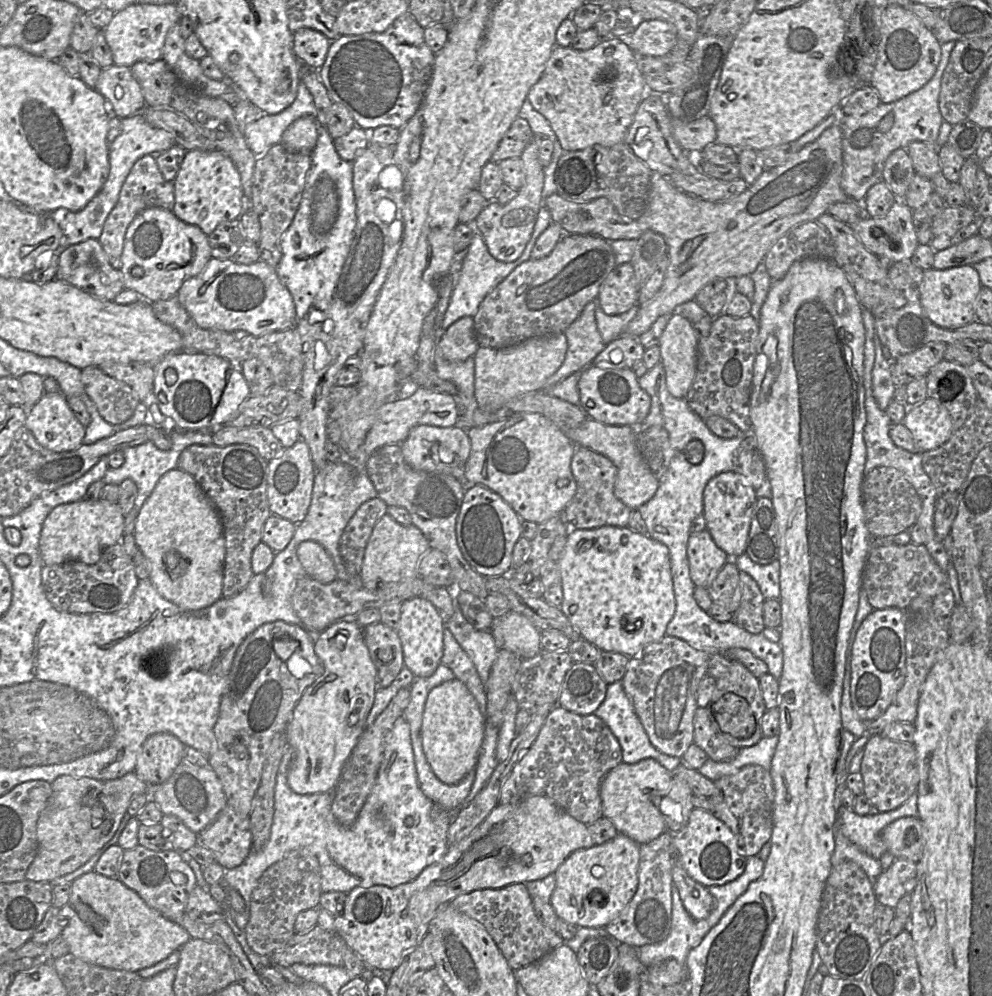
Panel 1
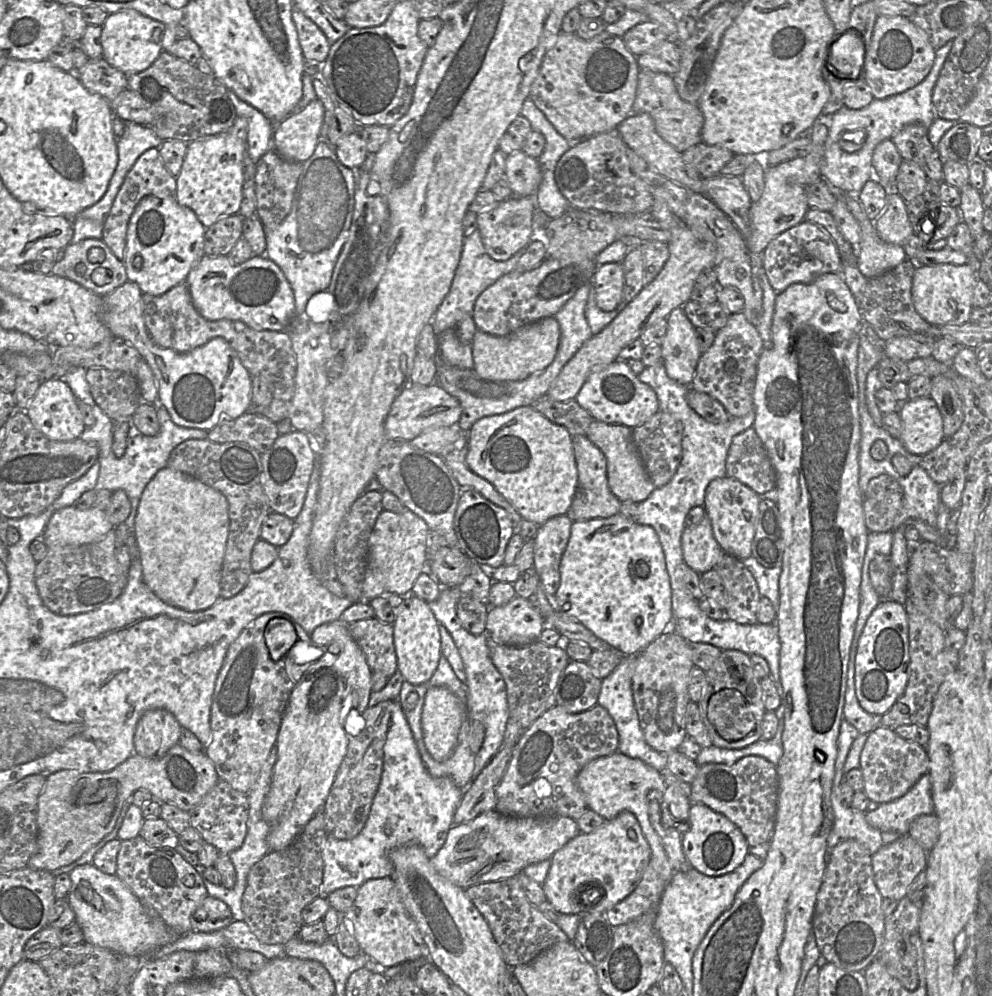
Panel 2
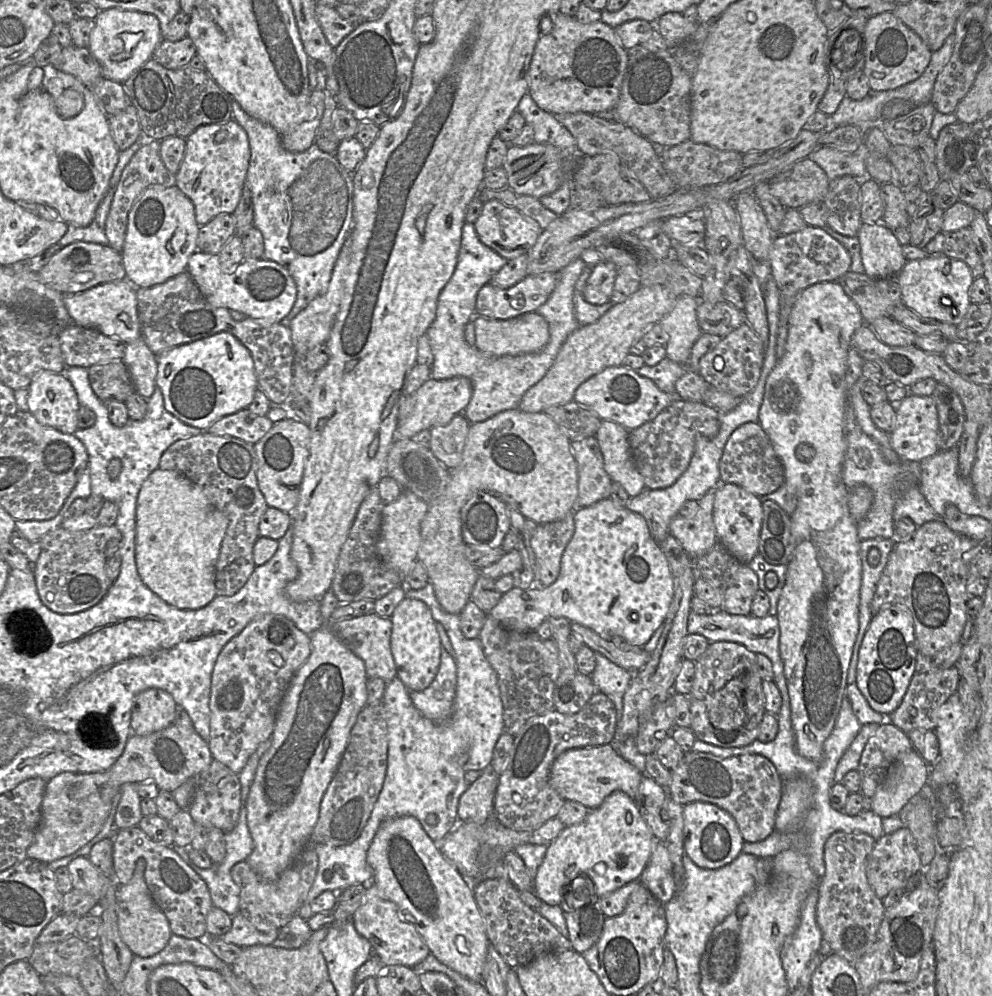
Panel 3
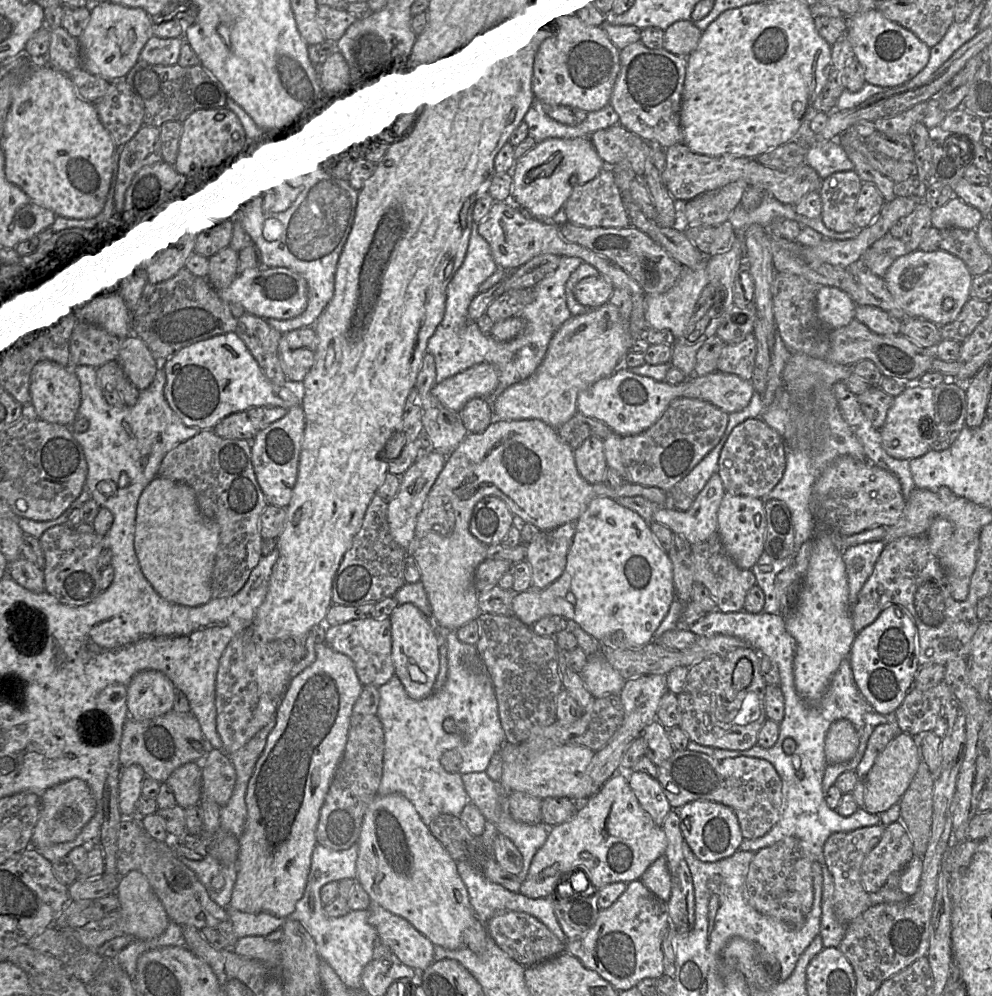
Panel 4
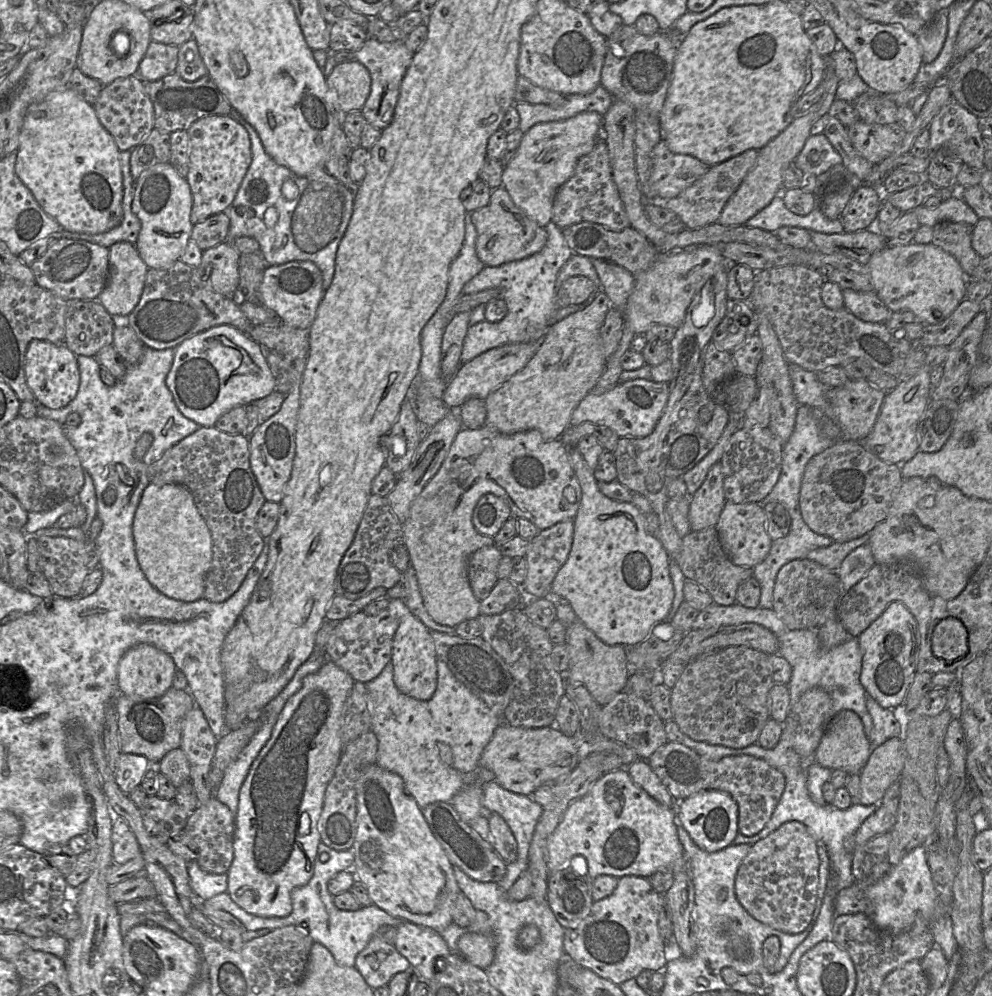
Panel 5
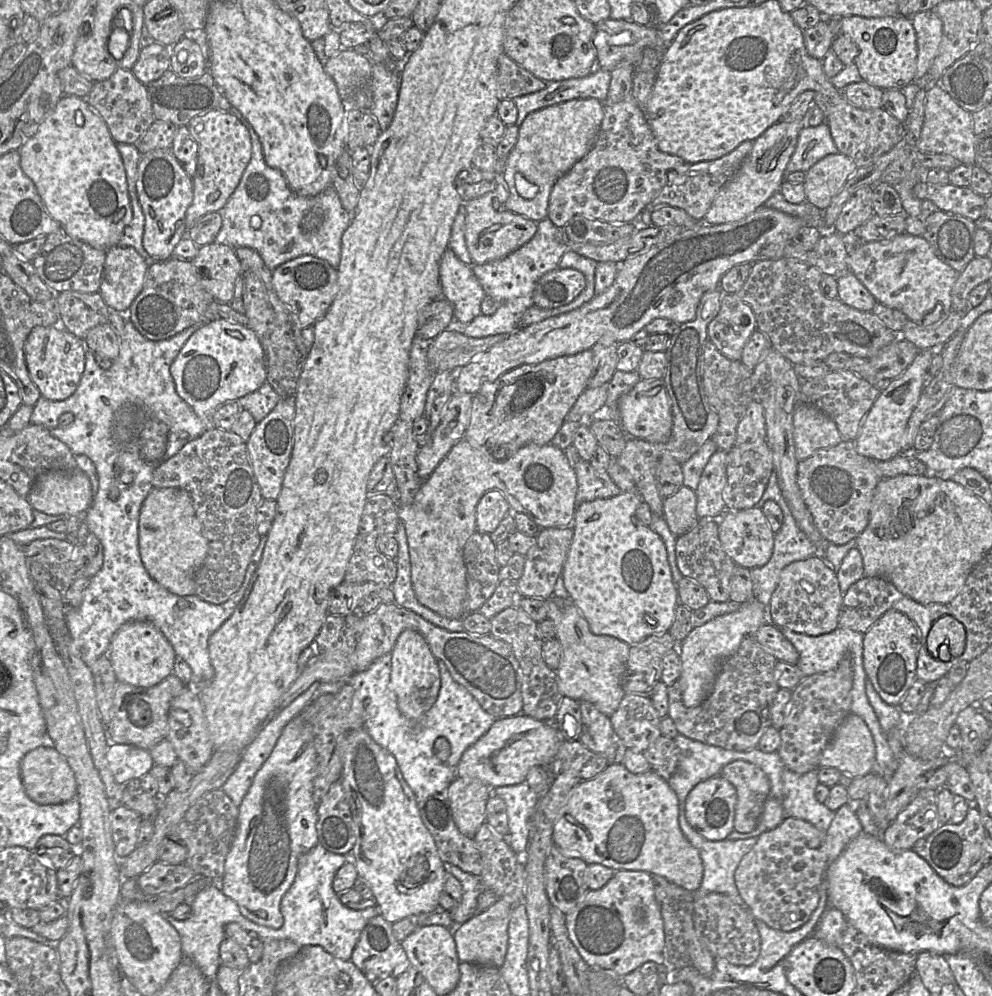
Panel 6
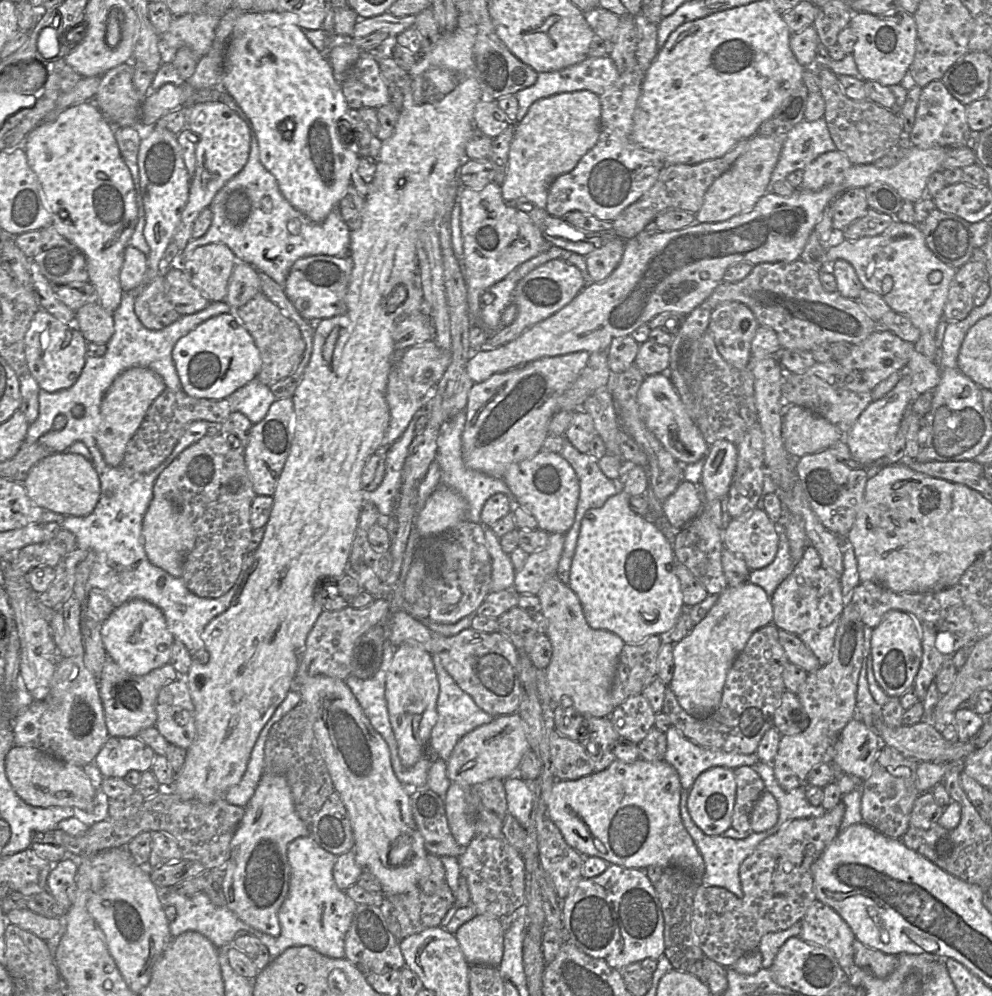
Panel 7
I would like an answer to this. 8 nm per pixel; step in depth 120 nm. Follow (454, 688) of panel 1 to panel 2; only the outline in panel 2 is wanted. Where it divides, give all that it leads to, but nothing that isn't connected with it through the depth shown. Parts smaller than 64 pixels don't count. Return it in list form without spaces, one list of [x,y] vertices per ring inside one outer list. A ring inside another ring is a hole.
[[[428,689],[421,726],[425,746],[435,761],[444,762],[451,756],[465,715],[465,704],[451,691]]]

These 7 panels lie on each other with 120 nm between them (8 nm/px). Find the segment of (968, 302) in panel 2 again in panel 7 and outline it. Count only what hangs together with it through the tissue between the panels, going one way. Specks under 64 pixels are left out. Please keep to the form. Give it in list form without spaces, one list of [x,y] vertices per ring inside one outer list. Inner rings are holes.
[[[895,220],[882,234],[854,241],[843,238],[841,231],[834,231],[833,239],[823,245],[825,268],[838,259],[849,262],[865,289],[881,296],[891,310],[907,317],[920,330],[920,338],[914,343],[915,349],[934,362],[936,330],[944,316],[944,306],[957,269],[933,254],[919,226]],[[934,271],[943,274],[939,283],[931,280]]]

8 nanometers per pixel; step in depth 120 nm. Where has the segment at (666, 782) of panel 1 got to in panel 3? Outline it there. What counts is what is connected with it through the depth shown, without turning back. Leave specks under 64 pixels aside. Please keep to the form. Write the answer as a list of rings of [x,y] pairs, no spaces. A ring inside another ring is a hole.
[[[610,744],[571,748],[562,752],[550,771],[550,784],[564,800],[579,802],[588,809],[599,807],[613,791],[620,790],[636,802],[643,777],[634,765],[626,761]],[[655,841],[649,862],[639,880],[662,904],[674,896],[673,866],[664,842]]]

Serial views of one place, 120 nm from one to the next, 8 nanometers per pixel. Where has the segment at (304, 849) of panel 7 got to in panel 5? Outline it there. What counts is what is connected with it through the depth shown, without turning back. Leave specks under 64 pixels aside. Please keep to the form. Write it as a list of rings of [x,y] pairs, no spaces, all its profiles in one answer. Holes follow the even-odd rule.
[[[322,842],[319,843],[314,861],[314,871],[310,881],[291,892],[292,912],[284,917],[284,920],[275,922],[286,926],[301,925],[308,930],[308,934],[314,943],[320,943],[326,947],[336,962],[342,966],[355,967],[357,955],[367,946],[370,939],[376,935],[378,930],[386,925],[397,926],[401,919],[391,916],[378,906],[371,904],[357,911],[345,911],[338,909],[333,896],[329,893],[328,881],[337,873],[352,869],[354,864],[354,853],[352,848],[345,851],[336,851]]]

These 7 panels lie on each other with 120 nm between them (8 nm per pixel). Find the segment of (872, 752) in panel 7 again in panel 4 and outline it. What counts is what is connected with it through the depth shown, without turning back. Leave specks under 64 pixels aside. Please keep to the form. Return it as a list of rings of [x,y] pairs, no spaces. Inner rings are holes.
[[[838,719],[830,725],[824,751],[828,764],[846,762],[854,757],[859,746],[859,732],[848,719]]]

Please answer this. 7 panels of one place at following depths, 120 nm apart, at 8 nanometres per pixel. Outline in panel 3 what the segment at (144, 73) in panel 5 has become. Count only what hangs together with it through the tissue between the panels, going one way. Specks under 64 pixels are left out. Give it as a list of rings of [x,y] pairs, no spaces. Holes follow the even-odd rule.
[[[186,36],[179,41],[162,39],[151,58],[165,68],[177,70],[189,66],[195,55],[195,44],[189,36]]]

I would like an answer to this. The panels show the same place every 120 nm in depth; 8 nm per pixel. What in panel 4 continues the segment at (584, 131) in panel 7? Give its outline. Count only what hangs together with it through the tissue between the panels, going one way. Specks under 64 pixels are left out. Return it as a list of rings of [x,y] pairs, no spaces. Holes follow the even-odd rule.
[[[528,136],[514,148],[513,158],[514,164],[507,171],[512,179],[510,196],[504,201],[536,219],[553,219],[573,186],[592,179],[605,166],[589,137],[546,138],[536,143]]]

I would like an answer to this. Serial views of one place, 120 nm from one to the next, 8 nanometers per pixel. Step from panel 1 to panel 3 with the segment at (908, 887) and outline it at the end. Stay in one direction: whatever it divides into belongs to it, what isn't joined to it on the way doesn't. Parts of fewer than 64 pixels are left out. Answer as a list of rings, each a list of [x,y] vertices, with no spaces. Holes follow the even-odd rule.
[[[904,826],[877,839],[868,863],[867,879],[875,894],[883,899],[894,889],[906,889],[909,880],[913,876],[919,876],[924,869],[917,852],[916,841],[910,830]]]

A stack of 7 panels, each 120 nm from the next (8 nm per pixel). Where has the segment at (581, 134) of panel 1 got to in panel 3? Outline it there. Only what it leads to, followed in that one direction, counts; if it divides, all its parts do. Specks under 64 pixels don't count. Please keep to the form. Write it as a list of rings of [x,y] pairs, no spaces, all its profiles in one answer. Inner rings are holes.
[[[551,11],[541,17],[539,31],[540,37],[535,45],[528,73],[528,94],[534,102],[553,115],[578,112],[596,115],[613,111],[628,64],[628,50],[621,45],[615,29],[601,21],[583,24],[575,17]]]

